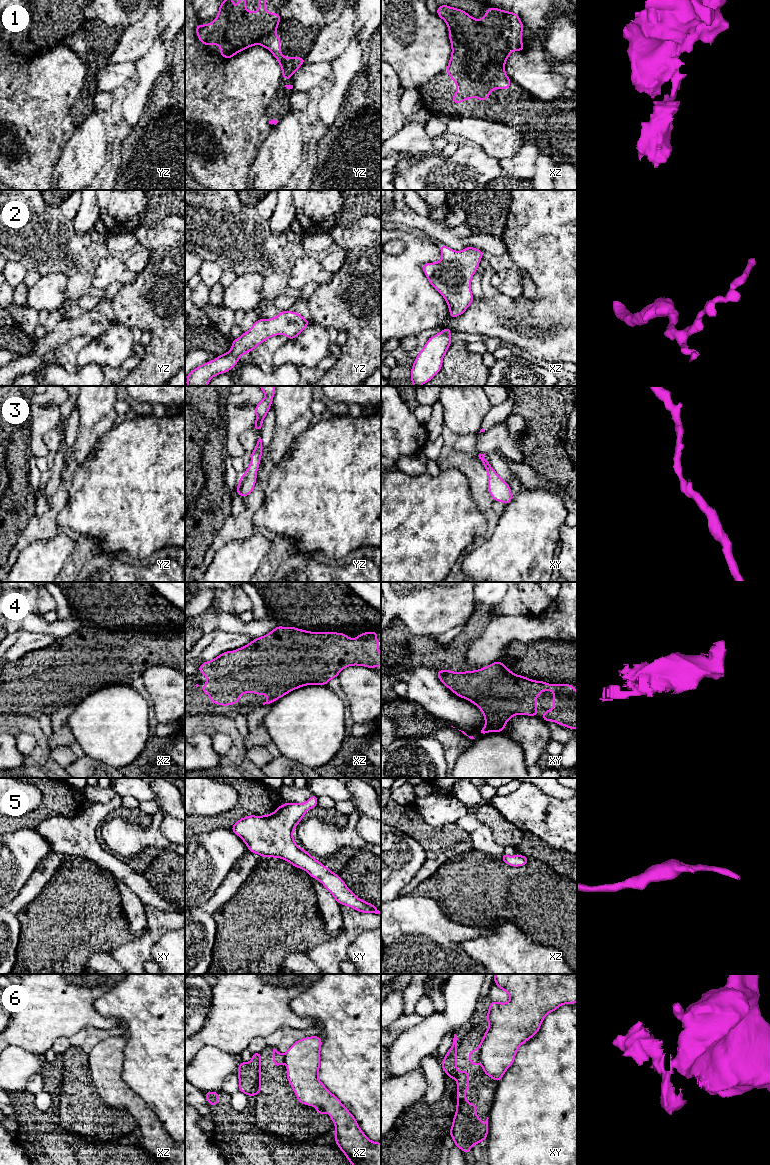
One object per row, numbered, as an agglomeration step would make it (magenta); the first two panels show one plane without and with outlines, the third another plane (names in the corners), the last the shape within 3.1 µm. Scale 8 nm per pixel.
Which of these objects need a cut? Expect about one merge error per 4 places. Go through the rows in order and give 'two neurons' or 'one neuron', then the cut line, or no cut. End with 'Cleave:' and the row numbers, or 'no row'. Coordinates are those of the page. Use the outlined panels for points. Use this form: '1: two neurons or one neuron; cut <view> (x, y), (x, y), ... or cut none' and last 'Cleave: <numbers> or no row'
1: one neuron; cut none
2: one neuron; cut none
3: one neuron; cut none
4: one neuron; cut none
5: one neuron; cut none
6: two neurons; cut xy (478, 1047), (480, 1060)
Cleave: 6

